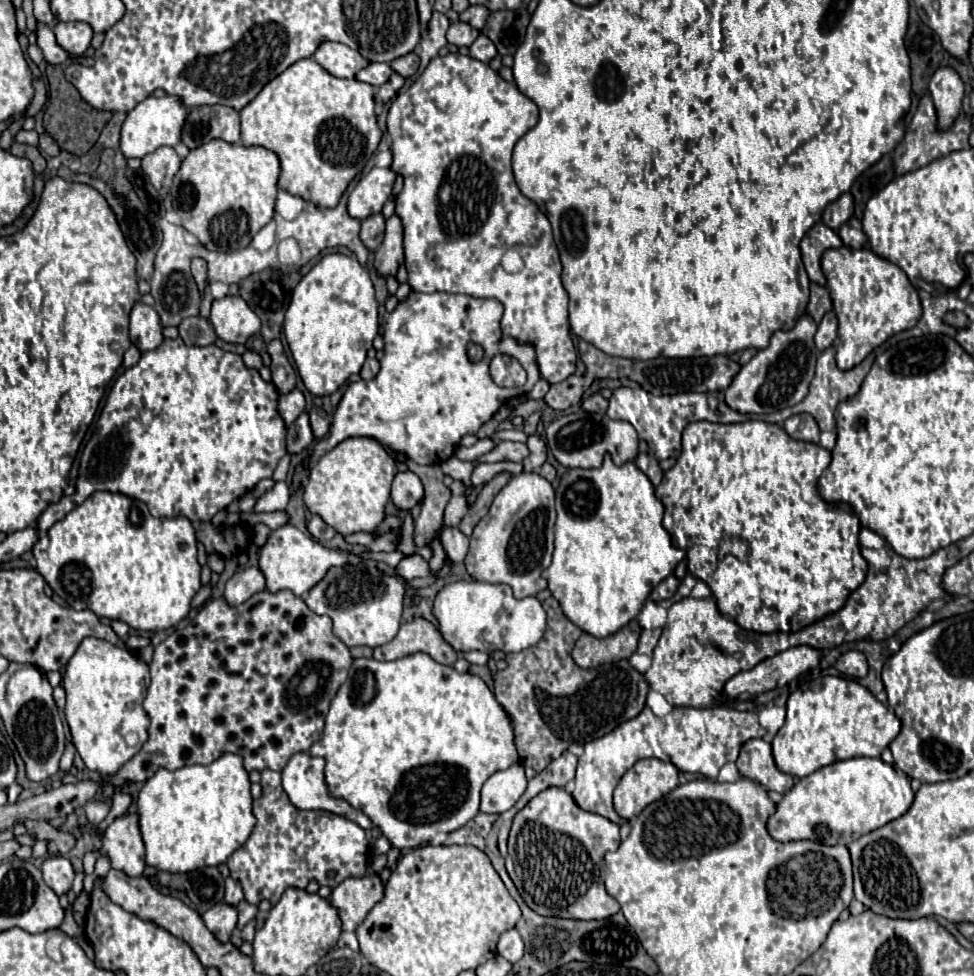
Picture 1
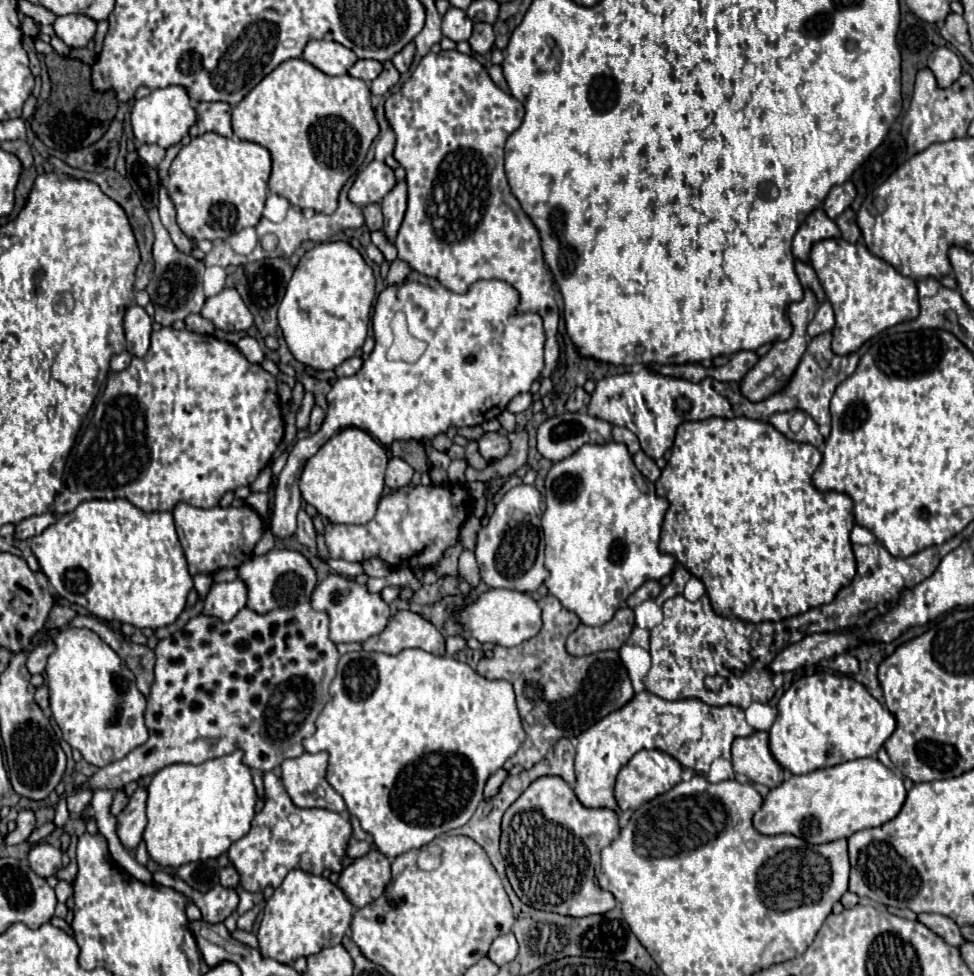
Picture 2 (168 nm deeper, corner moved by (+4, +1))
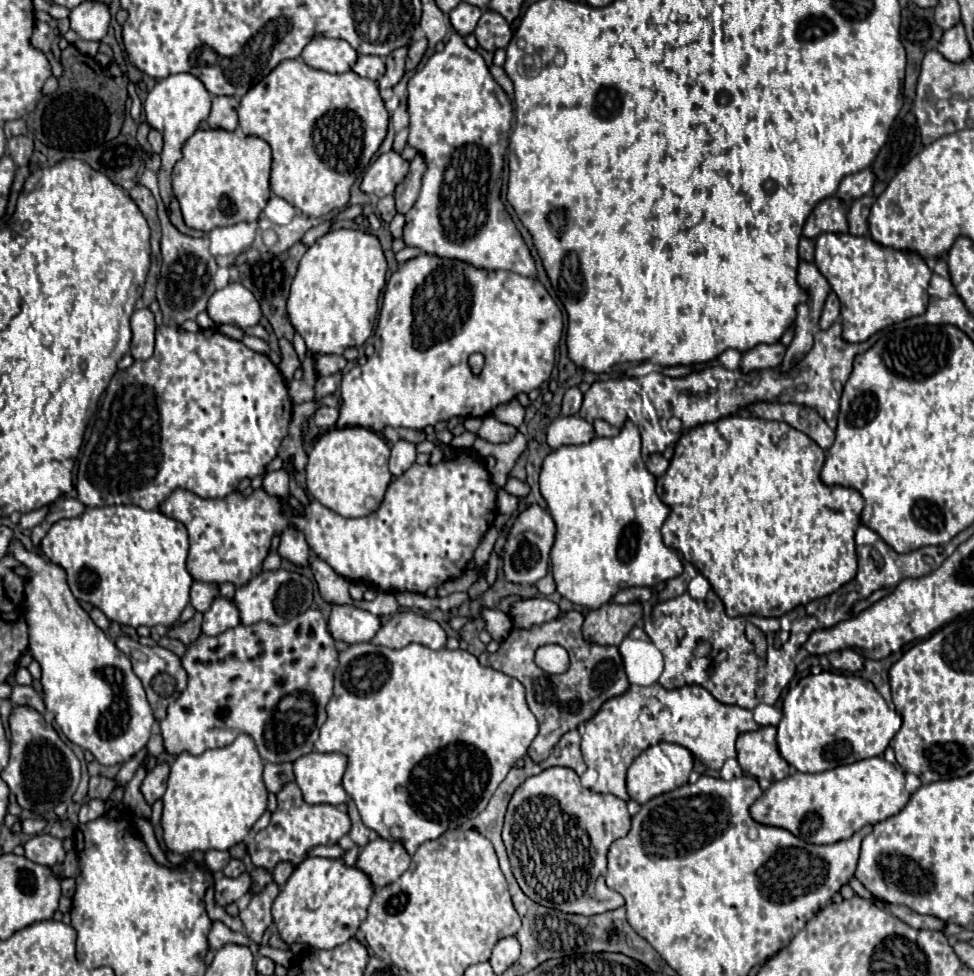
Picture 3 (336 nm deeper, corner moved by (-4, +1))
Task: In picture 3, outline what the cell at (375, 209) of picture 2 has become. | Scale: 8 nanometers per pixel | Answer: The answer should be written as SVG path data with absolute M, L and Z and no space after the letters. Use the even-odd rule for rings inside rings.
M388 194L388 196L380 198L380 200L378 200L378 210L380 210L380 218L382 218L384 222L390 222L390 220L394 218L394 214L396 214L394 196L392 196L392 194Z

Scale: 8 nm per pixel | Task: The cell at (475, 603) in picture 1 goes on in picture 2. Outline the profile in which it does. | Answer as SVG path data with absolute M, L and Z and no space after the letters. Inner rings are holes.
M486 590L472 604L464 604L454 612L456 622L462 626L462 636L476 638L478 642L492 642L498 646L518 646L534 638L542 628L540 606L528 594L516 590Z

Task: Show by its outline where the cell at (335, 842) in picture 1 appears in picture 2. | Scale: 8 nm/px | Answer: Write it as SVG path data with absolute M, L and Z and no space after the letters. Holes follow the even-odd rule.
M274 772L264 774L264 808L254 816L250 832L228 850L228 858L240 874L240 884L248 892L262 892L266 886L278 888L290 870L304 870L320 876L324 868L342 872L352 826L342 814L322 808L296 808Z

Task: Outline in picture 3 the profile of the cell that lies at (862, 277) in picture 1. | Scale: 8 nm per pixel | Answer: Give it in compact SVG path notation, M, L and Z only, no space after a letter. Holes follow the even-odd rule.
M828 232L816 238L814 264L840 298L844 326L842 336L848 342L864 342L874 332L890 324L926 312L932 270L928 268L926 260L916 252L894 250L876 244L870 236Z

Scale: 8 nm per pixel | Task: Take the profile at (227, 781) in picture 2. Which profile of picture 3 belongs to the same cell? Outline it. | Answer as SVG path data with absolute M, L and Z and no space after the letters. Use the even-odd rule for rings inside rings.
M240 734L230 746L206 750L200 756L182 752L172 762L166 794L162 796L164 844L176 854L194 850L228 850L242 842L254 822L266 812L268 790L262 782L264 762L250 734Z

